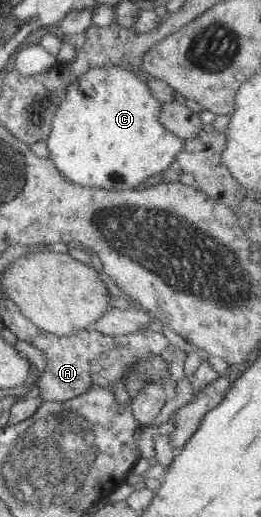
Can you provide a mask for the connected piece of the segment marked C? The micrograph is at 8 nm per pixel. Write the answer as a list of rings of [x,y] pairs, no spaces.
[[[106,65],[104,67],[92,67],[88,68],[87,71],[80,75],[76,81],[73,81],[66,92],[66,97],[62,100],[62,104],[56,110],[56,113],[53,115],[52,127],[50,130],[50,135],[46,139],[46,146],[50,155],[48,159],[54,165],[54,168],[58,170],[64,178],[68,178],[70,182],[74,182],[75,185],[84,186],[84,187],[94,187],[100,190],[104,189],[113,189],[113,190],[124,190],[124,189],[135,189],[140,184],[144,183],[146,179],[154,176],[155,174],[161,174],[162,171],[165,171],[170,167],[170,165],[176,165],[176,154],[178,154],[185,147],[184,140],[178,138],[166,130],[164,126],[160,123],[160,109],[162,109],[162,104],[158,102],[152,92],[150,87],[146,85],[147,82],[138,78],[134,75],[132,71],[124,69],[123,66],[118,65]]]

